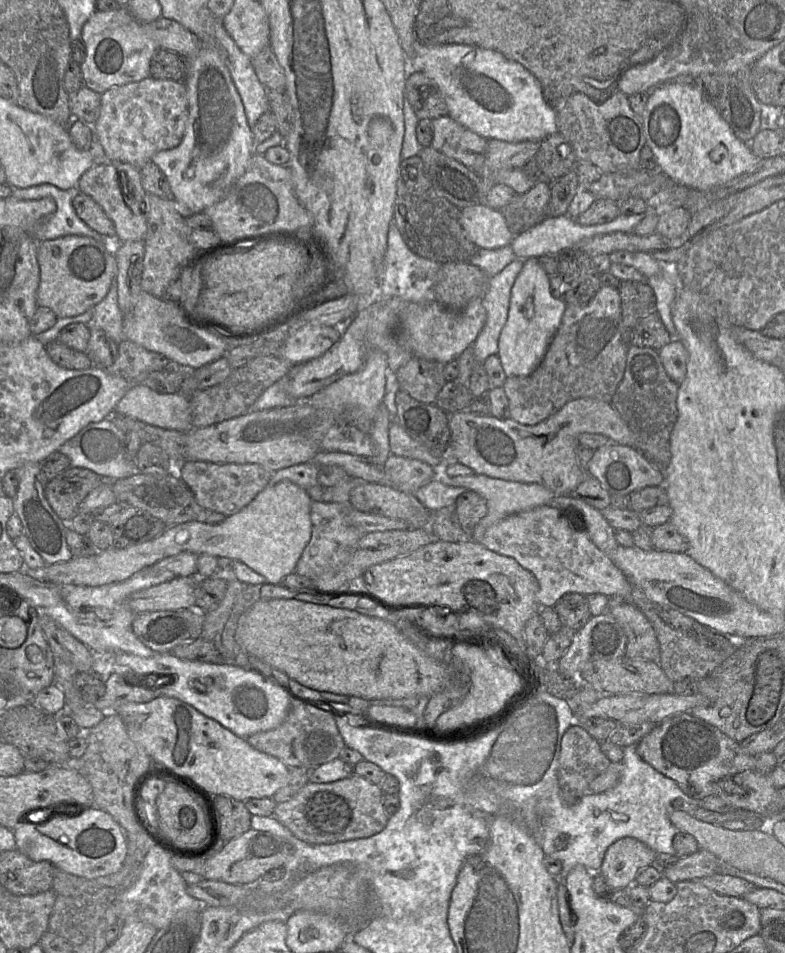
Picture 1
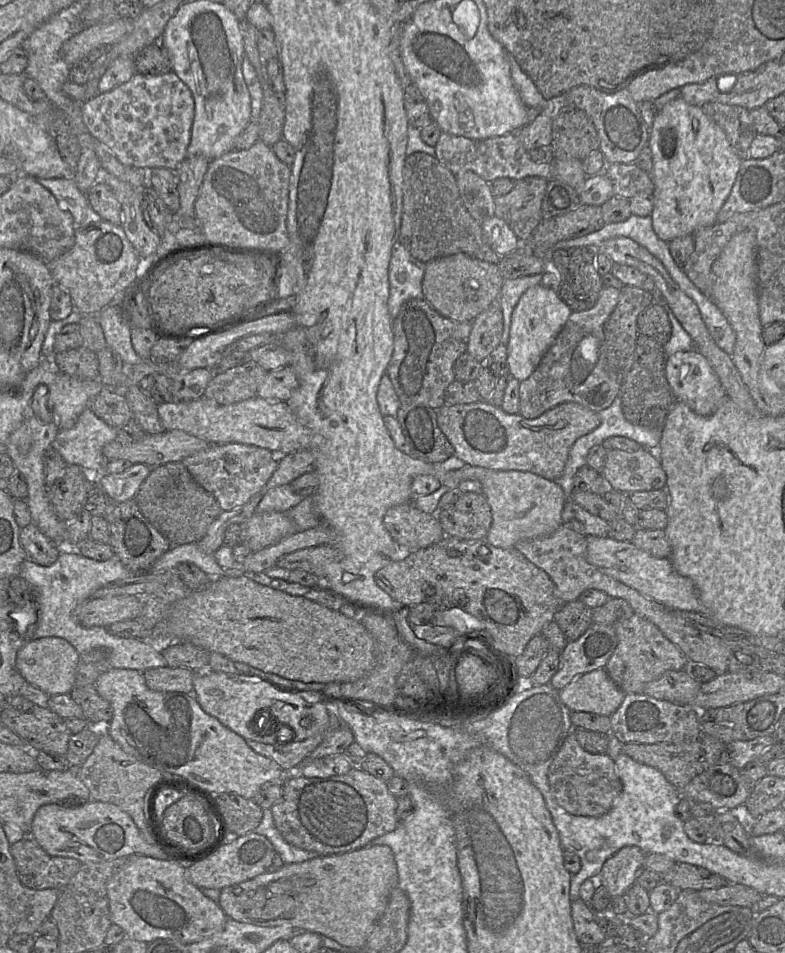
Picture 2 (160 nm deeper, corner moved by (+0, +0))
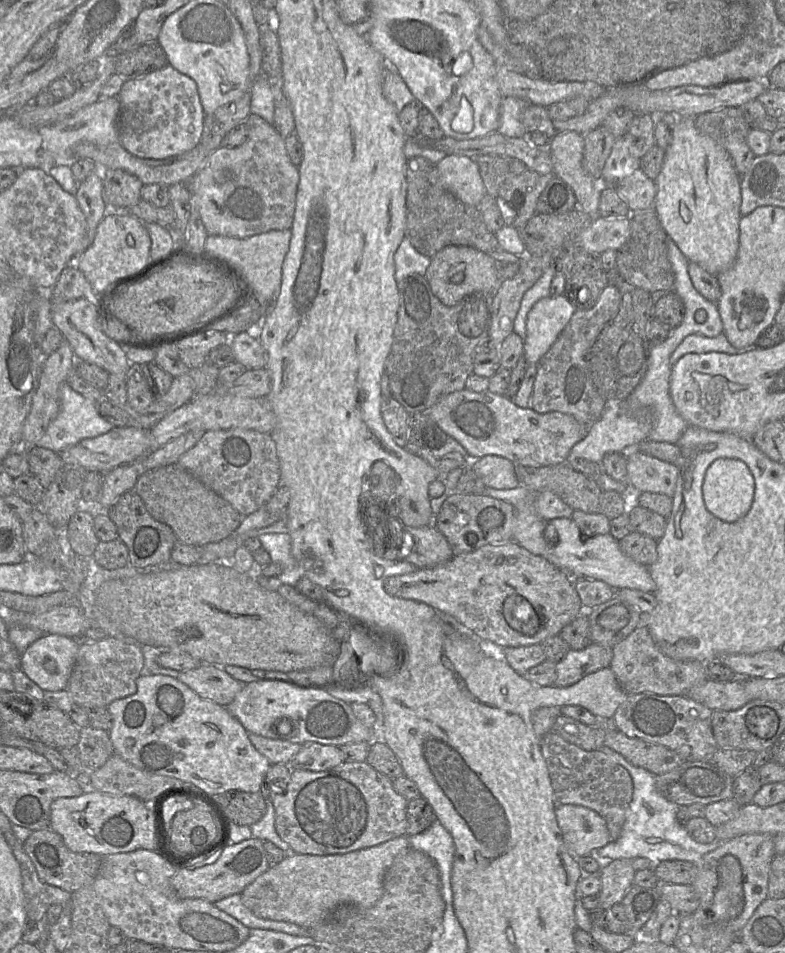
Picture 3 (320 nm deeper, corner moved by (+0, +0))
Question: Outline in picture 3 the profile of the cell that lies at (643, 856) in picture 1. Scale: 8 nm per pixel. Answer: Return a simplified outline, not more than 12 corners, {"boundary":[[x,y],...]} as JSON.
{"boundary":[[632,859],[600,871],[602,908],[619,904],[634,885]]}

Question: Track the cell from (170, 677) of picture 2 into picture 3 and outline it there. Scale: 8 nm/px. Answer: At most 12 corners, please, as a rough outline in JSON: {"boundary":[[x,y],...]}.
{"boundary":[[205,664],[177,679],[227,706],[242,687],[223,667]]}

